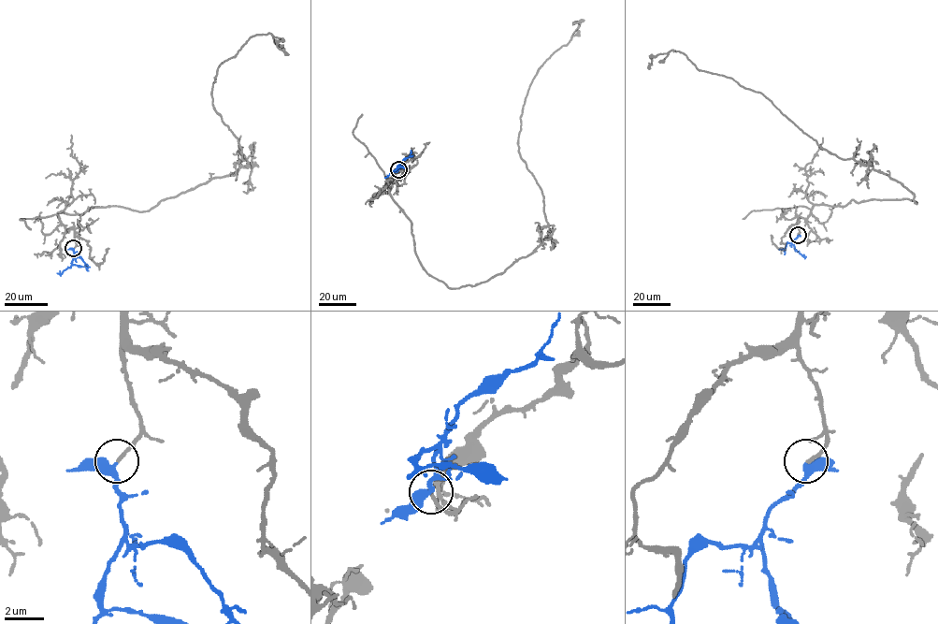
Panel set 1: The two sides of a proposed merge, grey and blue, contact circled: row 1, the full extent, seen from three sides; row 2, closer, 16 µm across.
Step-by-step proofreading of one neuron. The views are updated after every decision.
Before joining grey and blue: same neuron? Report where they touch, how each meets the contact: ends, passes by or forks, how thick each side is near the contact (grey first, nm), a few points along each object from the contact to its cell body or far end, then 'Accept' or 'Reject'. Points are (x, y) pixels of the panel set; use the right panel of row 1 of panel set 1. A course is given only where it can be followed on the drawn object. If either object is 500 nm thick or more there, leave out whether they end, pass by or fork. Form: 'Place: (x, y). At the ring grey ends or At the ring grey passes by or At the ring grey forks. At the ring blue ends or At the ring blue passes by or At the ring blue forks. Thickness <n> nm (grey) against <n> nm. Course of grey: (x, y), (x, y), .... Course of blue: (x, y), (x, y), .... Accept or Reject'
Place: (798, 235). At the ring grey ends. At the ring blue passes by. Thickness 170 nm (grey) against 320 nm. Course of grey: (798, 235), (816, 205), (916, 203), (887, 174), (821, 148), (761, 94), (682, 52), (651, 56), (648, 68). Course of blue: (798, 235), (793, 242), (794, 249), (806, 256). Accept

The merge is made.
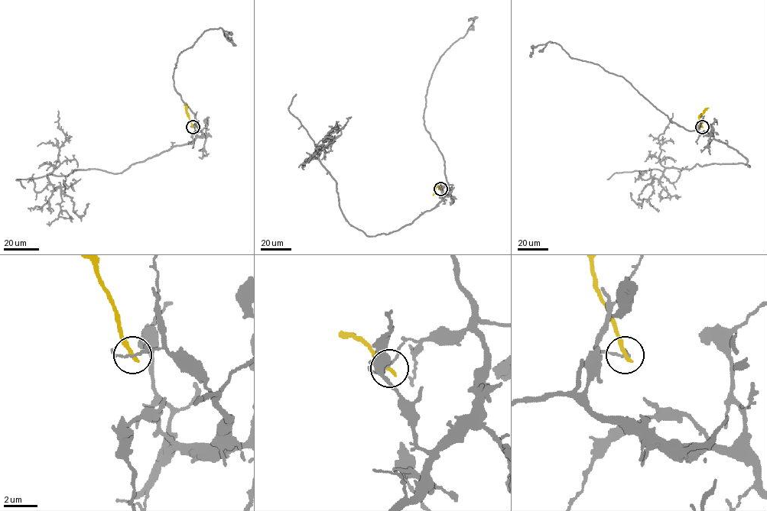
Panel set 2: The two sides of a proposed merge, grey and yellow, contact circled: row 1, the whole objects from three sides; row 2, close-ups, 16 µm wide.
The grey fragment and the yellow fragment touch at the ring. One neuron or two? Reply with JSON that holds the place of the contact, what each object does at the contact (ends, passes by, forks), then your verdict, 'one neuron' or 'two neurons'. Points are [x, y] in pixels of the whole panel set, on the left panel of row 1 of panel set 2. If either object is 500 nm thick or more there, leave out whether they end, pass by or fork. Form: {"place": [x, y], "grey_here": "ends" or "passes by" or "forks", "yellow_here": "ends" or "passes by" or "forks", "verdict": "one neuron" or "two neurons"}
{"place": [193, 127], "grey_here": "passes by", "yellow_here": "ends", "verdict": "two neurons"}

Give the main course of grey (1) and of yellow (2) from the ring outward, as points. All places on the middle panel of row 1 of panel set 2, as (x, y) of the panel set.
1: (440, 189), (449, 186), (443, 198), (398, 230), (368, 236), (352, 226), (336, 182), (315, 152), (351, 117)
2: (440, 189), (437, 185), (433, 195)

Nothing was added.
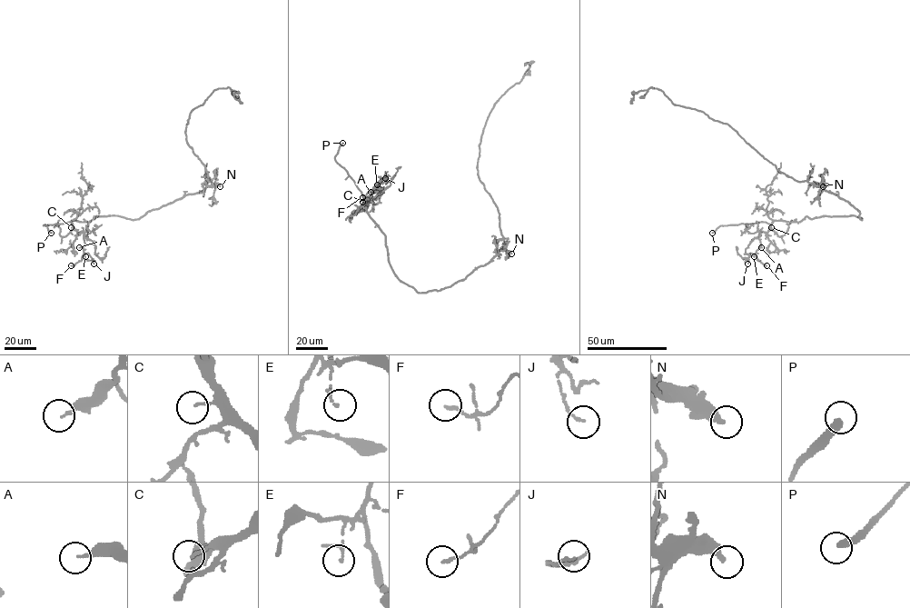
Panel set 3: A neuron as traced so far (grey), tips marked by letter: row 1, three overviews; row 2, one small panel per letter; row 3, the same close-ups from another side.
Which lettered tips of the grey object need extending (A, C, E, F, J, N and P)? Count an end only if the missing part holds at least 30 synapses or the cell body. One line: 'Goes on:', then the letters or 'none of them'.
Goes on: C, N, P

